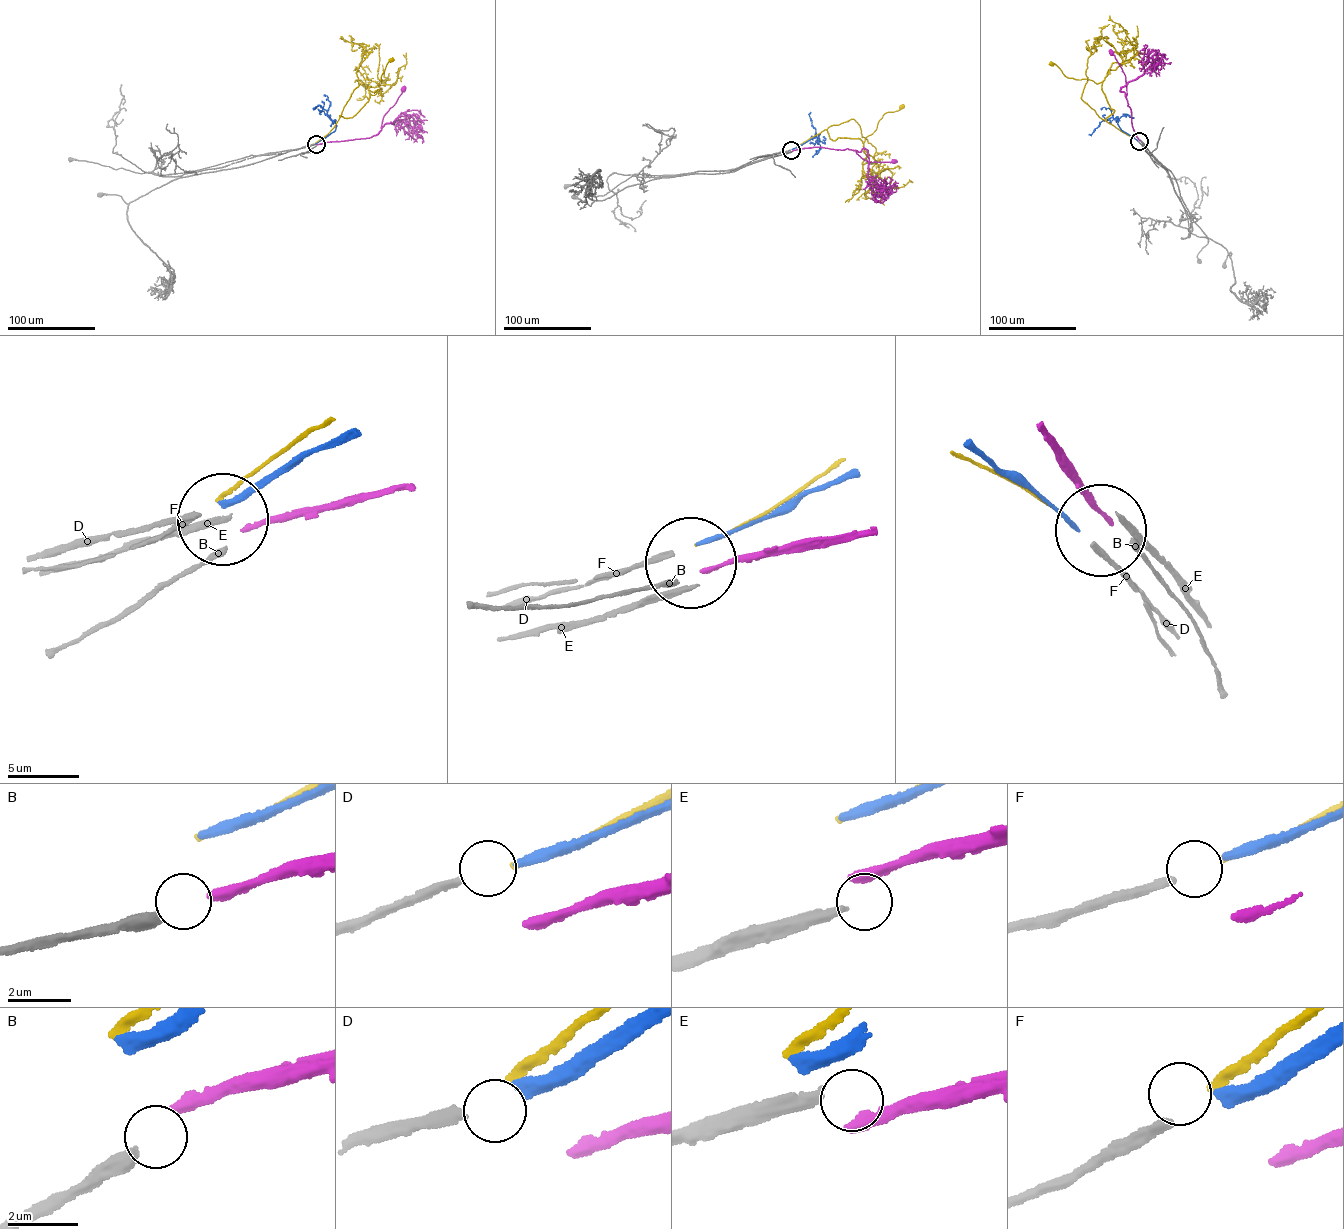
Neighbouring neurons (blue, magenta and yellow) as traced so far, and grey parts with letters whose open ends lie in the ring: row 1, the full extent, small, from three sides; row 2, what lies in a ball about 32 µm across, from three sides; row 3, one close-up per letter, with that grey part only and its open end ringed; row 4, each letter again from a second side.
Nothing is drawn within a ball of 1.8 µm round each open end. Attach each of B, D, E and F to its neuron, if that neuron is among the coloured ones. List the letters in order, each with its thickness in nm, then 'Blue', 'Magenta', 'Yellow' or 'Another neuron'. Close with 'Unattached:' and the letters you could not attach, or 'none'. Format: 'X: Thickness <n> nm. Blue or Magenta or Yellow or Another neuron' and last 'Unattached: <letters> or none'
B: Thickness 440 nm. Another neuron
D: Thickness 280 nm. Blue
E: Thickness 320 nm. Another neuron
F: Thickness 280 nm. Yellow
Unattached: B, E

